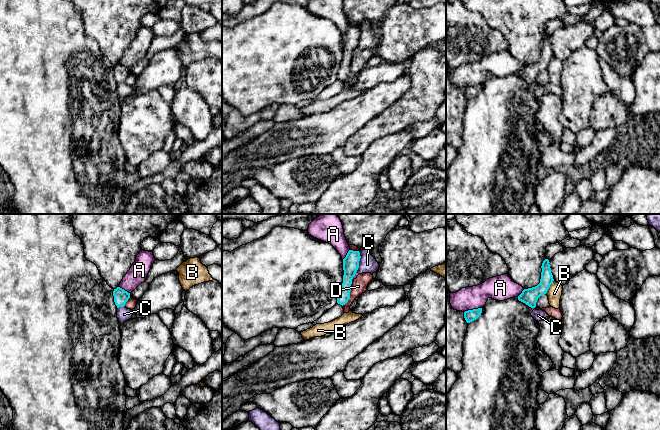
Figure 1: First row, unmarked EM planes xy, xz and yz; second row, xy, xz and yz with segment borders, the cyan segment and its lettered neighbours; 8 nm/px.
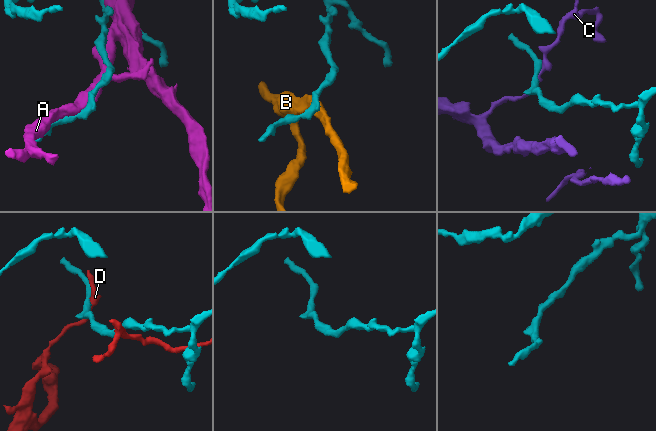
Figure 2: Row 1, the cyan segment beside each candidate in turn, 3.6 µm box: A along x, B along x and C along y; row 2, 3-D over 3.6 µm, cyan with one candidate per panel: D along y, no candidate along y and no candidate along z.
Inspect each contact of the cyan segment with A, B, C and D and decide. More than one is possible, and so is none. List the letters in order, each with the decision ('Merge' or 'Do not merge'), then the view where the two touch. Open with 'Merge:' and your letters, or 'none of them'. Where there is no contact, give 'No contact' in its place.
Merge: none of them
A: Do not merge. Touches cyan in yz
B: Do not merge. Touches cyan in yz
C: Do not merge. Touches cyan in xz
D: Do not merge. Touches cyan in xz

